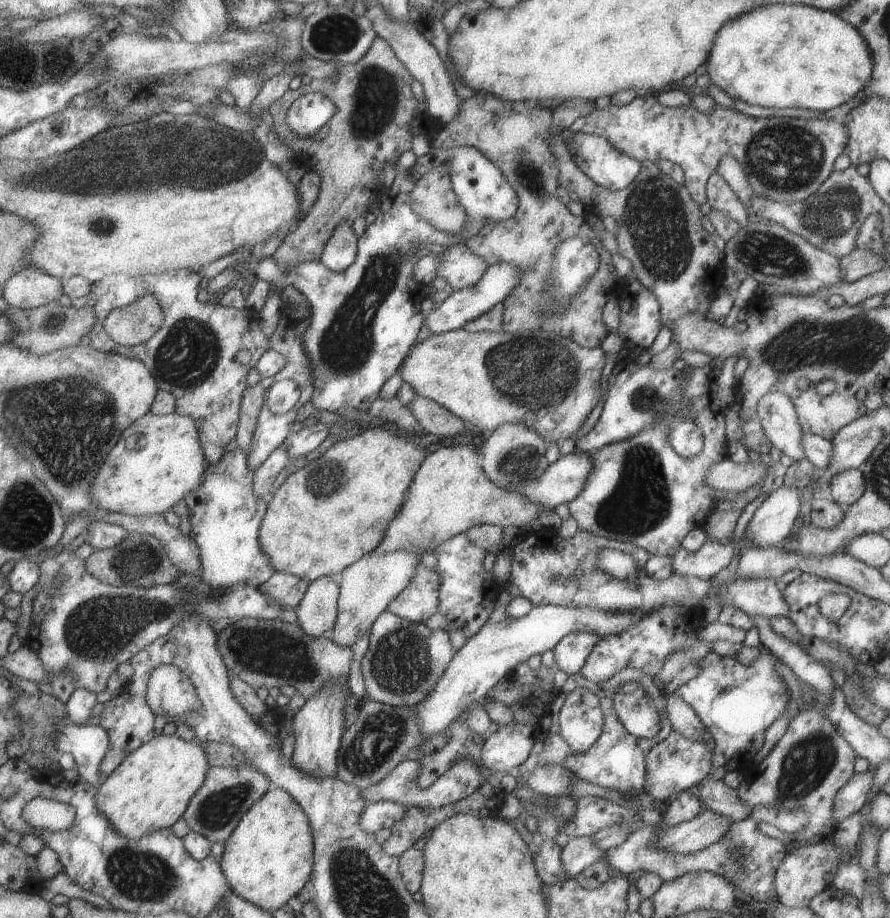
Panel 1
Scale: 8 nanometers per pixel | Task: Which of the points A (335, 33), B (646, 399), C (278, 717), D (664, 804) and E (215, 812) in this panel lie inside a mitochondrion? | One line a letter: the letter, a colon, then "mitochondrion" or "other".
A: mitochondrion
B: mitochondrion
C: other
D: other
E: mitochondrion

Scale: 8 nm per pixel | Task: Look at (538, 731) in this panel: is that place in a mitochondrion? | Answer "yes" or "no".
no

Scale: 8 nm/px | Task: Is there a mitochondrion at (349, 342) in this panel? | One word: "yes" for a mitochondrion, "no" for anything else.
yes

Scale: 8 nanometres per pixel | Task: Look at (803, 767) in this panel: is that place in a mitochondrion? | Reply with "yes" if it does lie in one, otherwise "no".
yes

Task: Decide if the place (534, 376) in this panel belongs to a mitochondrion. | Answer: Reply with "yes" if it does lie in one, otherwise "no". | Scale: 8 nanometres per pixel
yes

